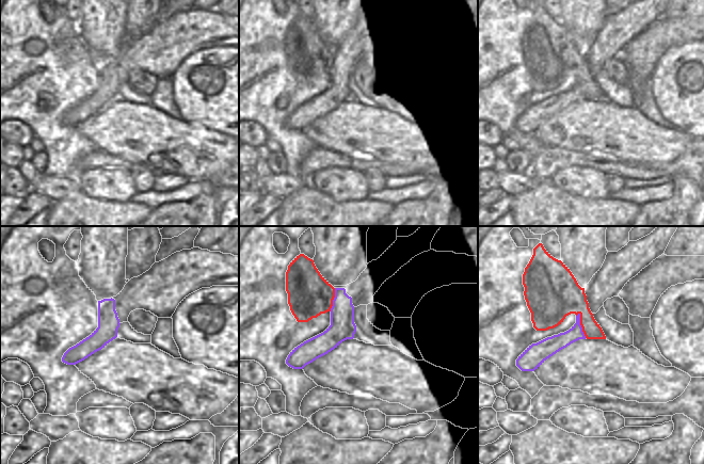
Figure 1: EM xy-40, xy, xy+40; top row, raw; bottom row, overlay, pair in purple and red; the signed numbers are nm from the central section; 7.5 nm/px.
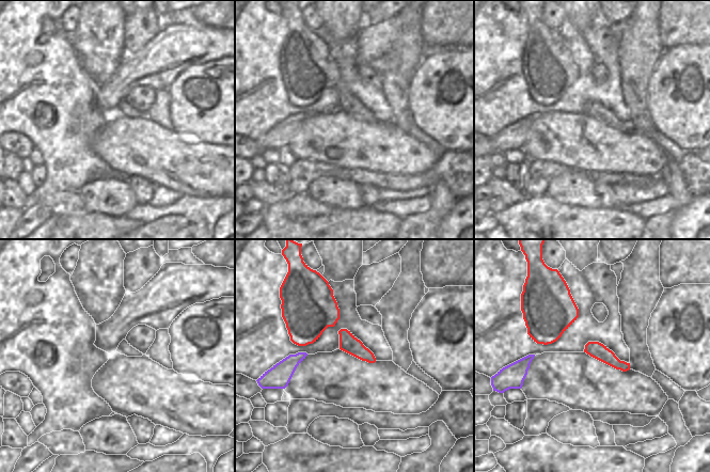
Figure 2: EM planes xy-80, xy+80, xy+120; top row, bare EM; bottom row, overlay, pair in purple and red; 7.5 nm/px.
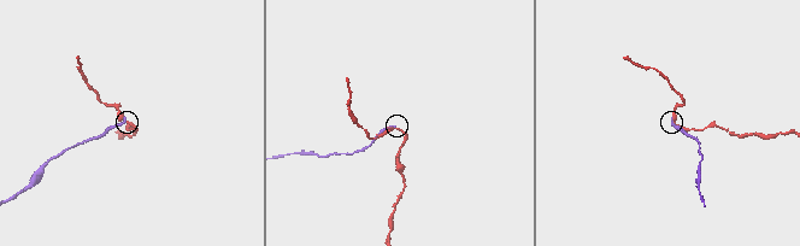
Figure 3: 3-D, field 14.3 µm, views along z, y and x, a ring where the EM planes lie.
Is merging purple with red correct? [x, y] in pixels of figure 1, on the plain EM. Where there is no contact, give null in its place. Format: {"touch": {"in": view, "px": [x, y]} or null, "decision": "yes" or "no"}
{"touch": {"in": "xy+40", "px": [580, 86]}, "decision": "no"}

